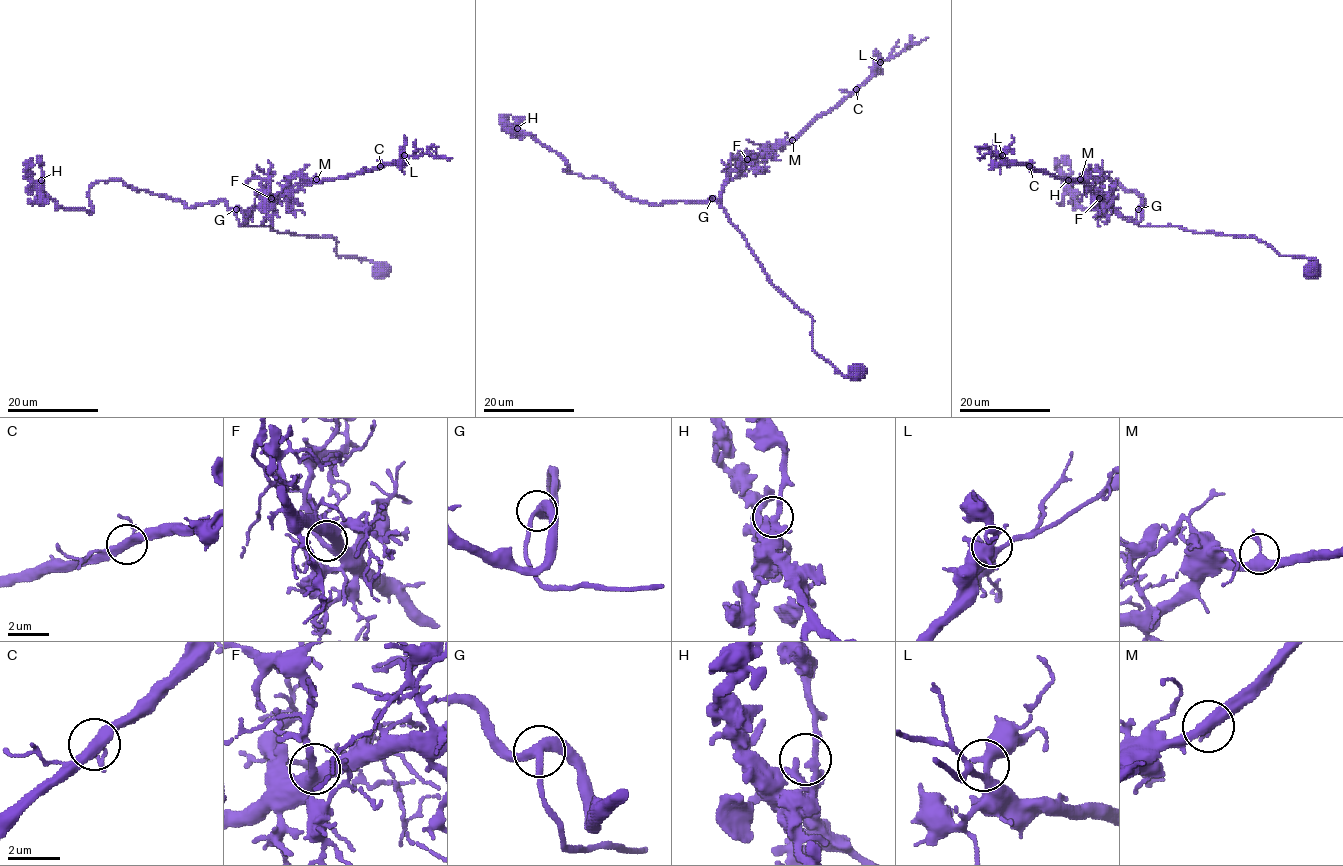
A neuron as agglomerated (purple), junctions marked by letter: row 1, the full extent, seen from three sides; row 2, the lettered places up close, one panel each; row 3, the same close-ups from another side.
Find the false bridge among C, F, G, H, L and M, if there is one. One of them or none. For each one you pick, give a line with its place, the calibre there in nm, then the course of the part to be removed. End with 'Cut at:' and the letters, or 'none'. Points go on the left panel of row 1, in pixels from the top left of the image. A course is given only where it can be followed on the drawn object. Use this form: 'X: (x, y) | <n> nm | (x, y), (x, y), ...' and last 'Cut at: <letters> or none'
Cut at: none

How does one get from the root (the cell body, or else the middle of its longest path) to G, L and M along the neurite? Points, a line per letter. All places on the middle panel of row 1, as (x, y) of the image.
G: (856, 370), (849, 377), (843, 376), (814, 351), (813, 318), (772, 283), (744, 234), (712, 198)
L: (856, 370), (843, 376), (814, 351), (813, 318), (712, 196), (838, 107), (880, 62)
M: (856, 370), (843, 376), (814, 351), (813, 318), (772, 283), (712, 198), (720, 200), (732, 171), (792, 140)

